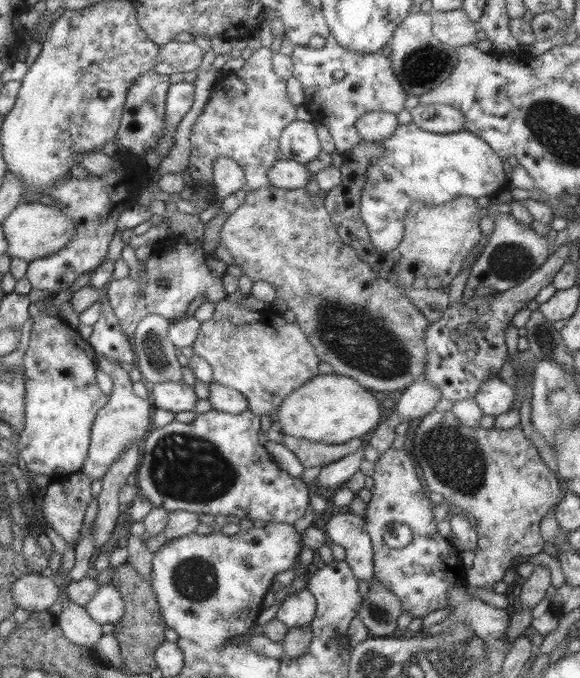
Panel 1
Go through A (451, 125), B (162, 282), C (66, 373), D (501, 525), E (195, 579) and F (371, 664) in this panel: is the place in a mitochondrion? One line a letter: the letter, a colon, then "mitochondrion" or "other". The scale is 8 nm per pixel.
A: other
B: mitochondrion
C: other
D: other
E: mitochondrion
F: mitochondrion

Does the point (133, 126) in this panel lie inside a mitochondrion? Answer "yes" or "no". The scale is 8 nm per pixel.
no

